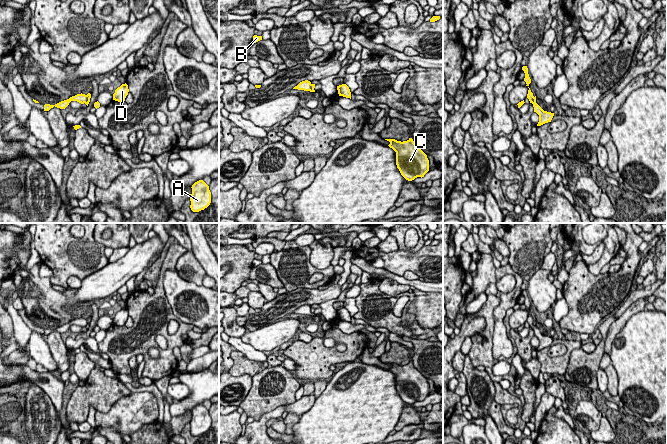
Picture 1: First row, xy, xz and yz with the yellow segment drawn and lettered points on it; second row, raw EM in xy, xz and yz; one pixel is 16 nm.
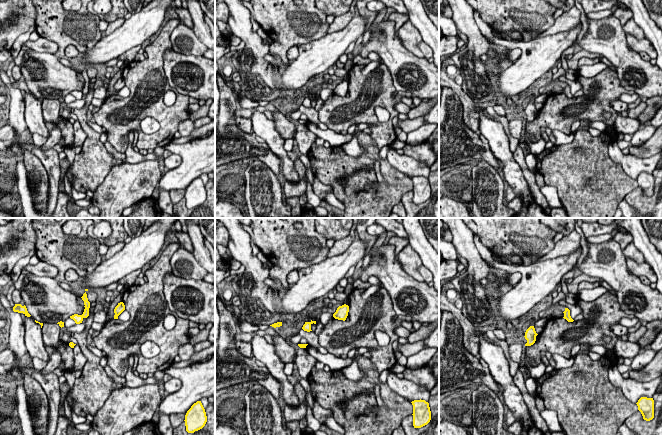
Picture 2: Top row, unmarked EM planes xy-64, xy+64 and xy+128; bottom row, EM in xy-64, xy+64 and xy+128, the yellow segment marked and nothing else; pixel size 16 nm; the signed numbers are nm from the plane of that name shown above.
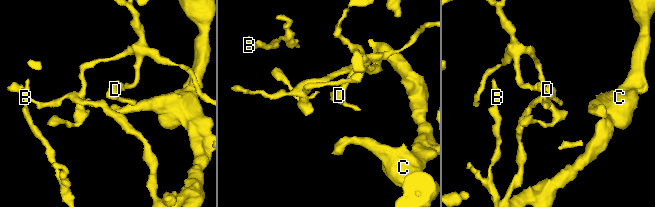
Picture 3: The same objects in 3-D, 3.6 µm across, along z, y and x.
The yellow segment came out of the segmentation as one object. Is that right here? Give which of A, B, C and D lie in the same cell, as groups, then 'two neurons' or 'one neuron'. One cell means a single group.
groups A B C / D; two neurons

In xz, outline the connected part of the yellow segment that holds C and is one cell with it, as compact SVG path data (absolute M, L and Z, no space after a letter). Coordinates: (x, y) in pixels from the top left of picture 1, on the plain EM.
M412 362L407 365L397 365L395 363L385 363L390 366L388 369L396 376L396 389L401 399L408 405L412 405L417 401L424 401L429 395L429 384L427 379L414 367Z

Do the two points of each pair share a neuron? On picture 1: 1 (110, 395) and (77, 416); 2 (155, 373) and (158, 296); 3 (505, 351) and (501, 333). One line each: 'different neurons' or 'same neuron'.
1: same neuron
2: same neuron
3: same neuron

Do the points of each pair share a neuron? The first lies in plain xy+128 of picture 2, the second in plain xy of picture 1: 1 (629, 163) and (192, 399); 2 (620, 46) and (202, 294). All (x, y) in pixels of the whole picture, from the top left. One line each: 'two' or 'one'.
1: two
2: one

